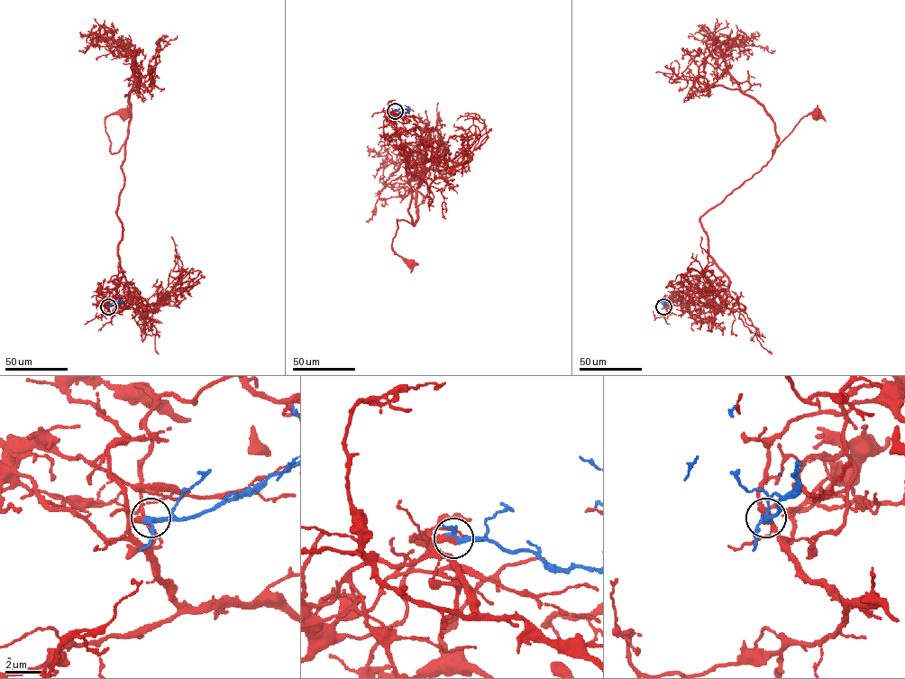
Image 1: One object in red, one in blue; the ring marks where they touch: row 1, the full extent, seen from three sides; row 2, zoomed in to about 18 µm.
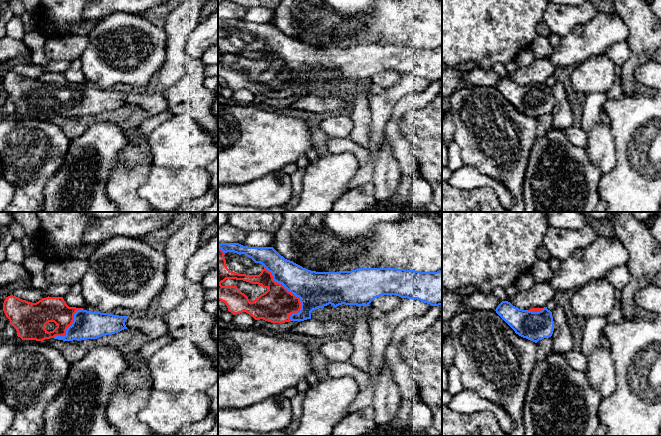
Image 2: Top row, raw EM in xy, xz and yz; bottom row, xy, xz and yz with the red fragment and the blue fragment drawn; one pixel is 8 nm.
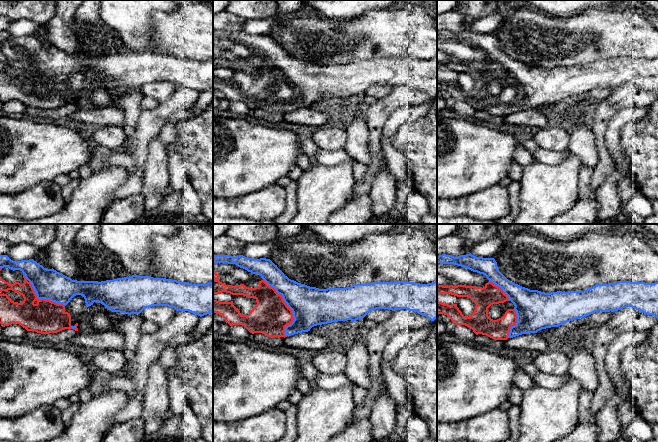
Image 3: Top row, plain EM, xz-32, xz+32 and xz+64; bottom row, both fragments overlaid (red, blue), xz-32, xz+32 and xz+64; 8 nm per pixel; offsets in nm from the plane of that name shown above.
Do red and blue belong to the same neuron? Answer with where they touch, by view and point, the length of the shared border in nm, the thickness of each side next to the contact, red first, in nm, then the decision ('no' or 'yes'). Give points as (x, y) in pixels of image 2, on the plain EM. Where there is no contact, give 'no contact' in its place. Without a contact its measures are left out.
meets red in xz at (293, 70); contact 480 nm long; 280 nm thick on the red side, 280 nm on the other; yes

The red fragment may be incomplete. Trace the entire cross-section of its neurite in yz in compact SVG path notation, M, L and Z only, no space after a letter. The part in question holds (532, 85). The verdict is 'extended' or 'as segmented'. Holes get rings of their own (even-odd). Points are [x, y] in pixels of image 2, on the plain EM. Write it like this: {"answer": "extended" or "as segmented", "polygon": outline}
{"answer": "extended", "polygon": "M502 77L495 87L516 110L535 119L553 110L552 88L546 83L523 86Z"}

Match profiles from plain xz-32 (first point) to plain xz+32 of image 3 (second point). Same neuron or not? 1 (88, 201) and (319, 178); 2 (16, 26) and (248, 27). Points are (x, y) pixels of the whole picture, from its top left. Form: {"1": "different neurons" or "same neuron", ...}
{"1": "same neuron", "2": "same neuron"}

